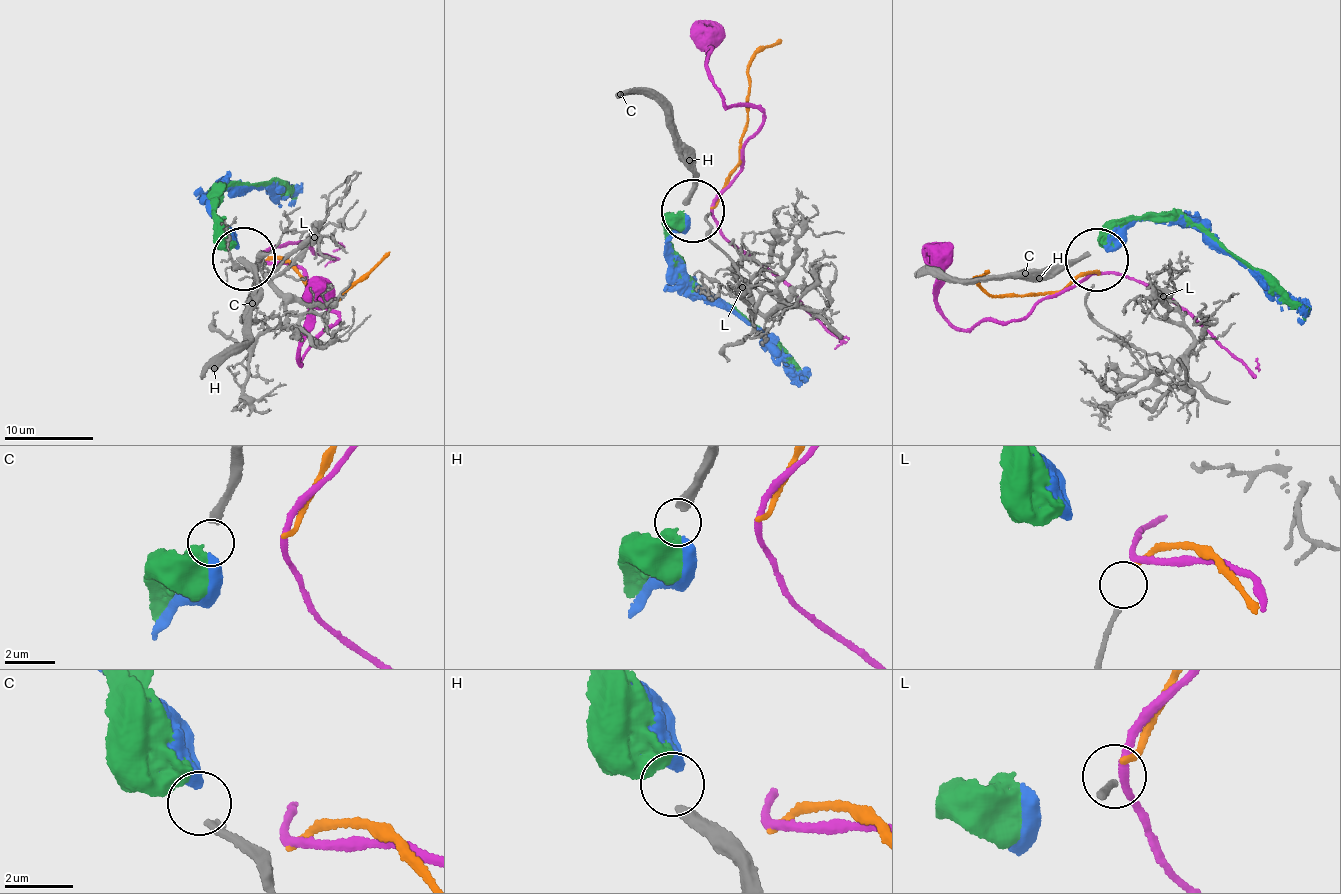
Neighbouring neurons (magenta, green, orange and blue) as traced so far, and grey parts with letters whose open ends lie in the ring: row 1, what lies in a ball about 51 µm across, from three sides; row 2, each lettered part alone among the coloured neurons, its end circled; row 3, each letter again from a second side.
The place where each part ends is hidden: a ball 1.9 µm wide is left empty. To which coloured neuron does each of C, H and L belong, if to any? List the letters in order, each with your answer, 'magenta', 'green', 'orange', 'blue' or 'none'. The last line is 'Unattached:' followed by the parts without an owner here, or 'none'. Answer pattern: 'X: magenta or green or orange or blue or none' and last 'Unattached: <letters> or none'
C: blue
H: green
L: orange
Unattached: none

